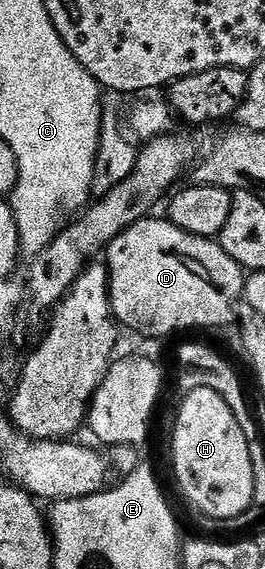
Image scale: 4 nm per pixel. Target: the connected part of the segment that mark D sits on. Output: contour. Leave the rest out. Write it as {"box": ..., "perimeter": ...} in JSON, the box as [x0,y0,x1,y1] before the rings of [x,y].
{"box":[106,217,246,339],"perimeter":[[[149,217],[130,225],[113,241],[106,252],[108,291],[113,314],[121,328],[129,327],[140,335],[164,339],[175,331],[192,331],[195,327],[224,327],[235,320],[246,295],[246,272],[220,248],[216,239],[203,239],[186,233],[167,218]]]}

